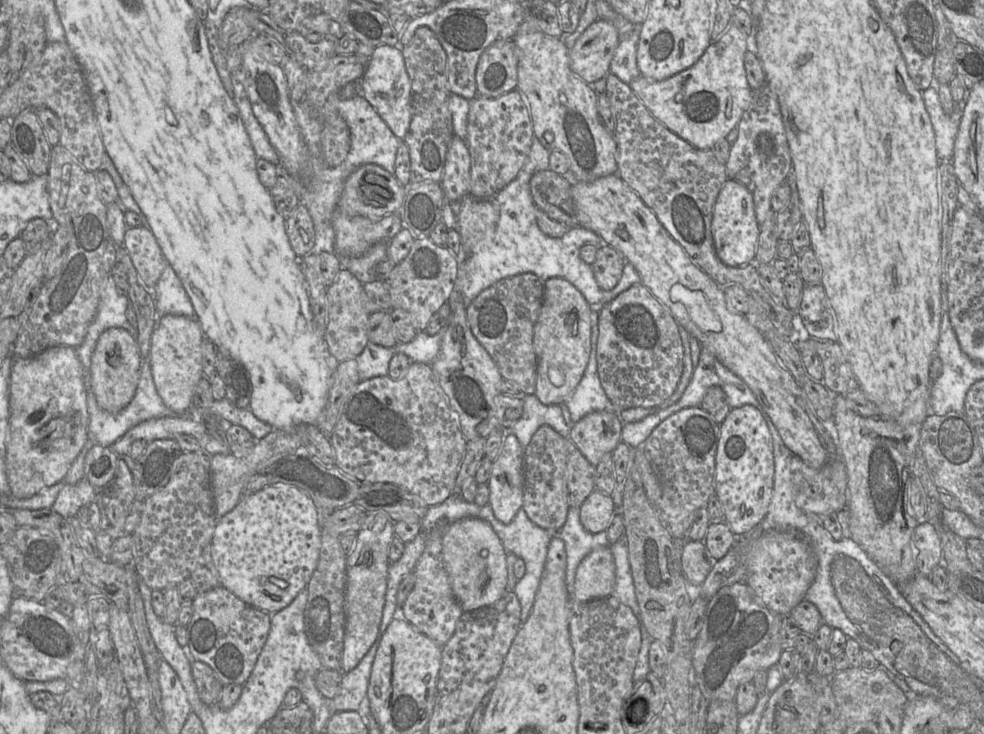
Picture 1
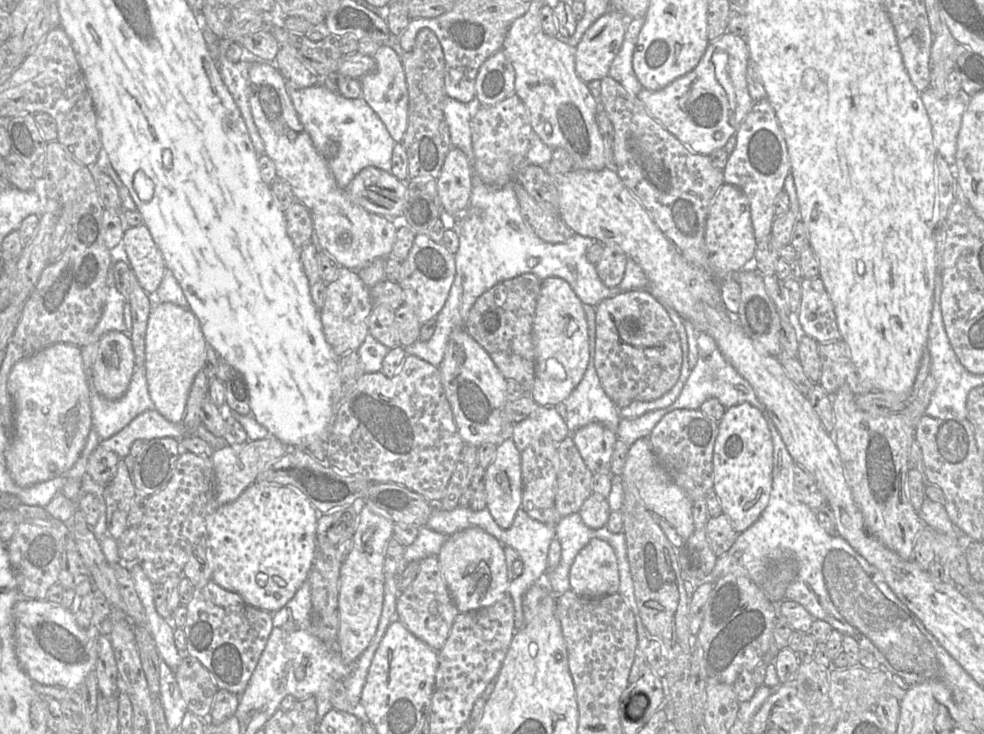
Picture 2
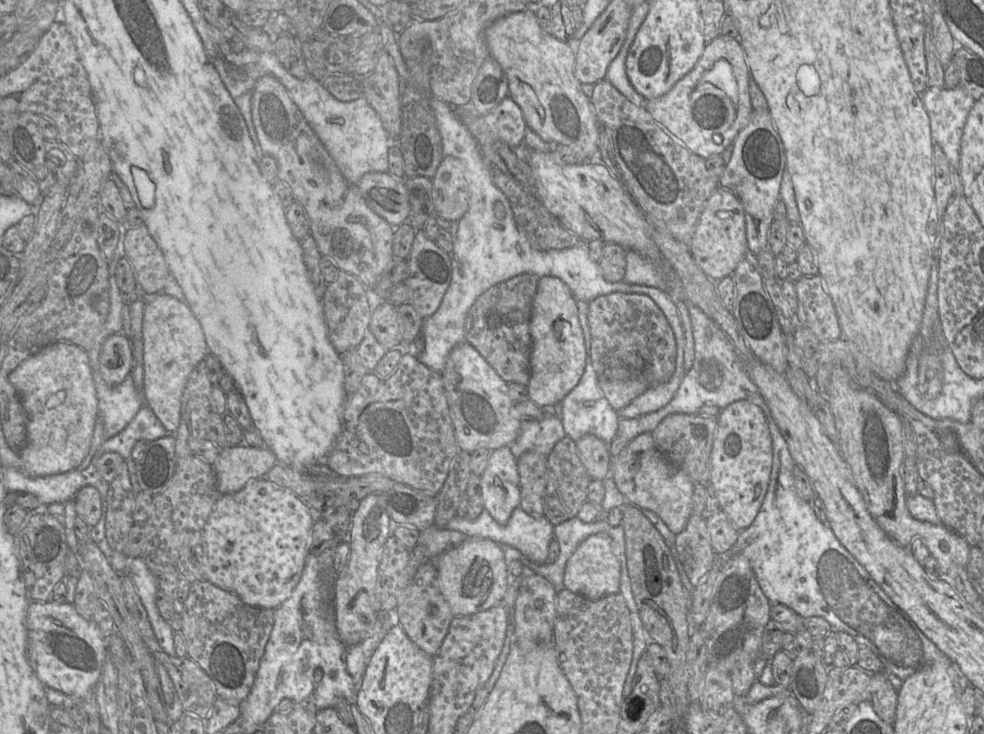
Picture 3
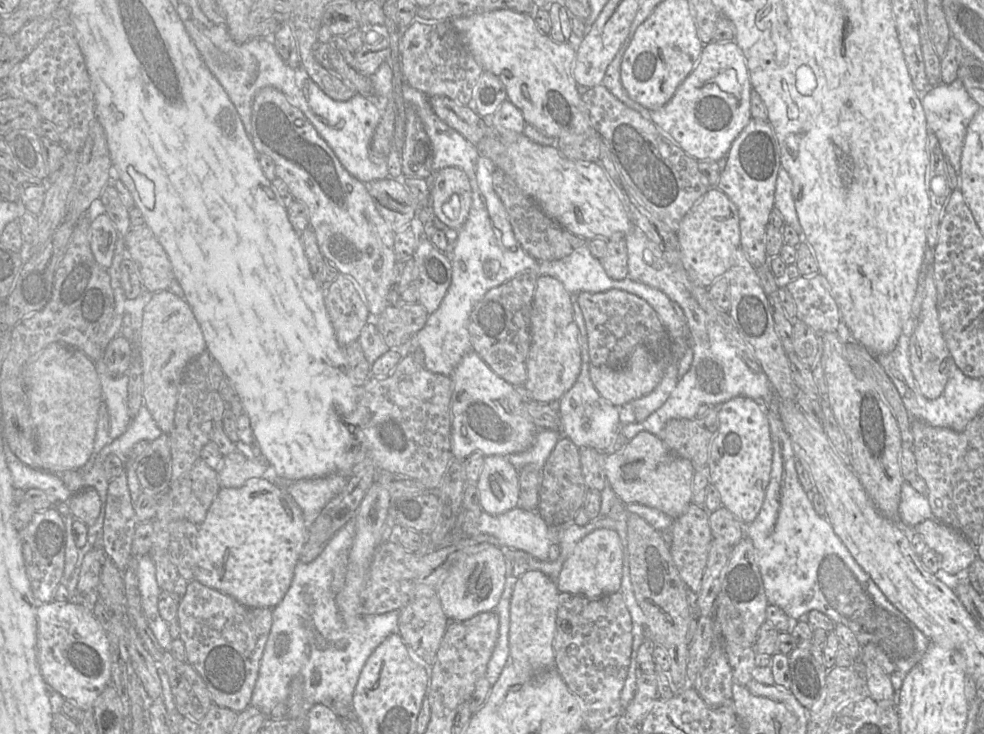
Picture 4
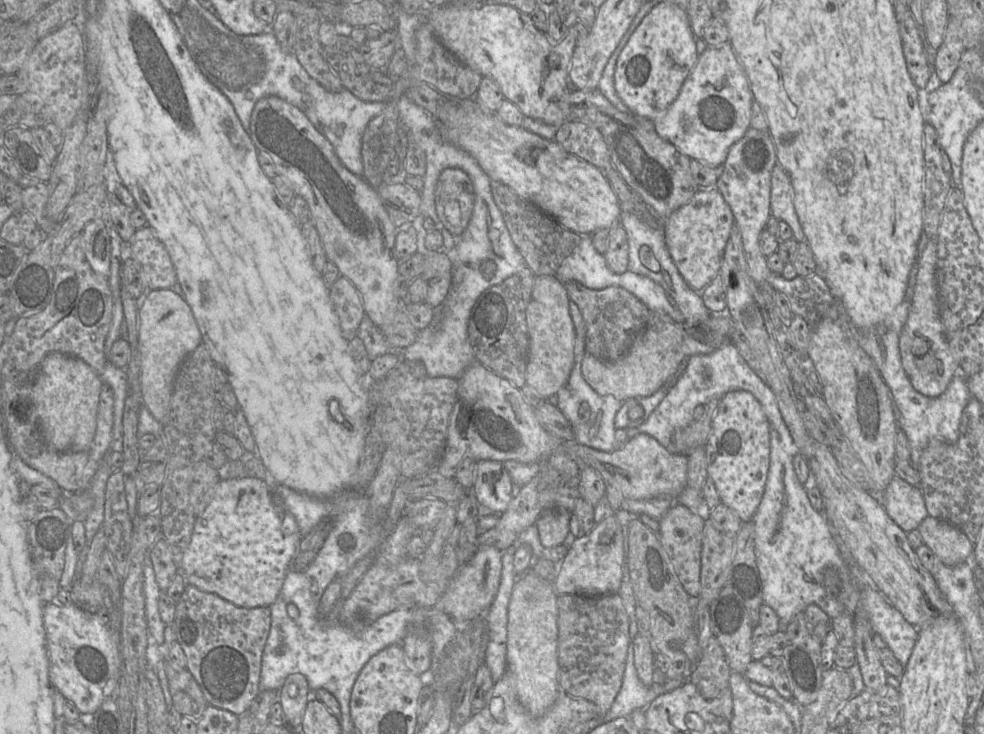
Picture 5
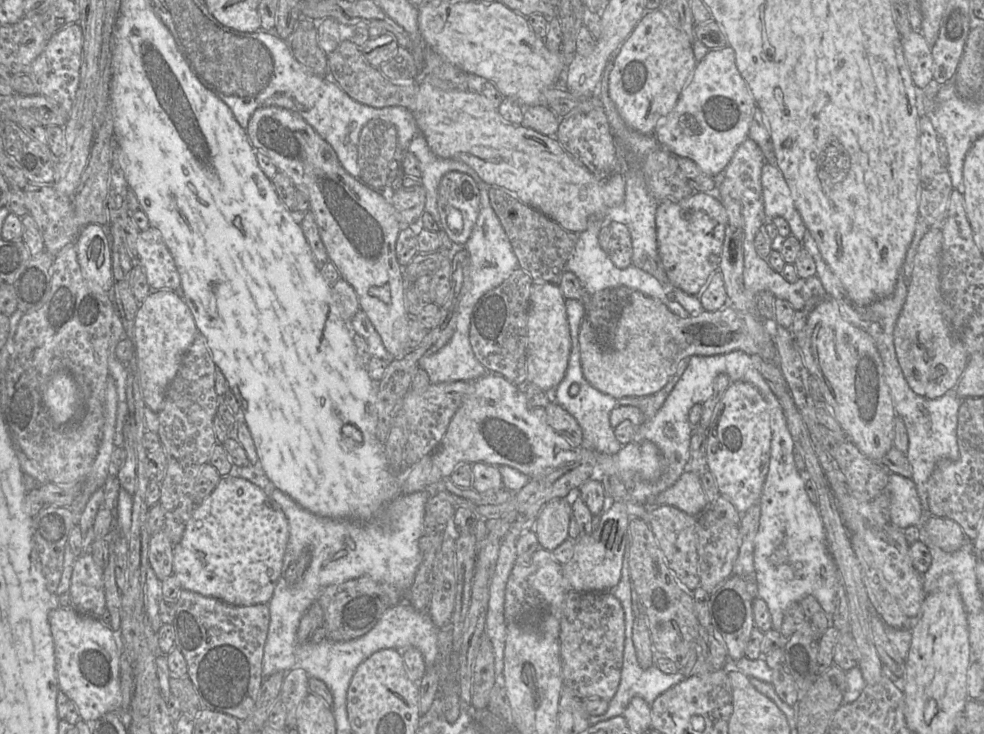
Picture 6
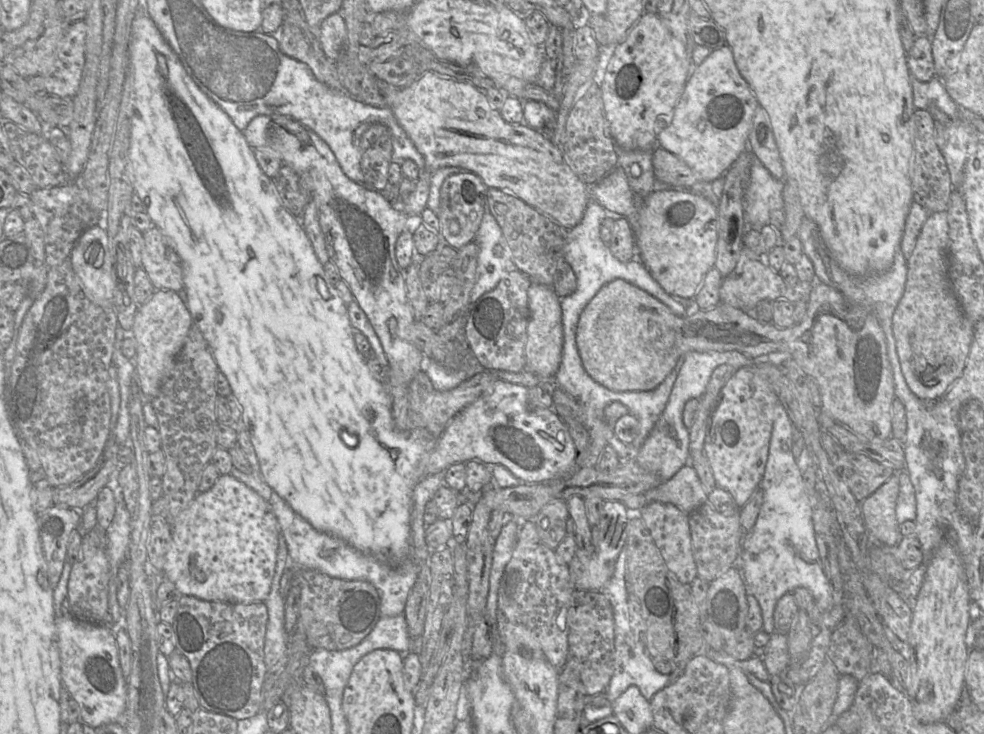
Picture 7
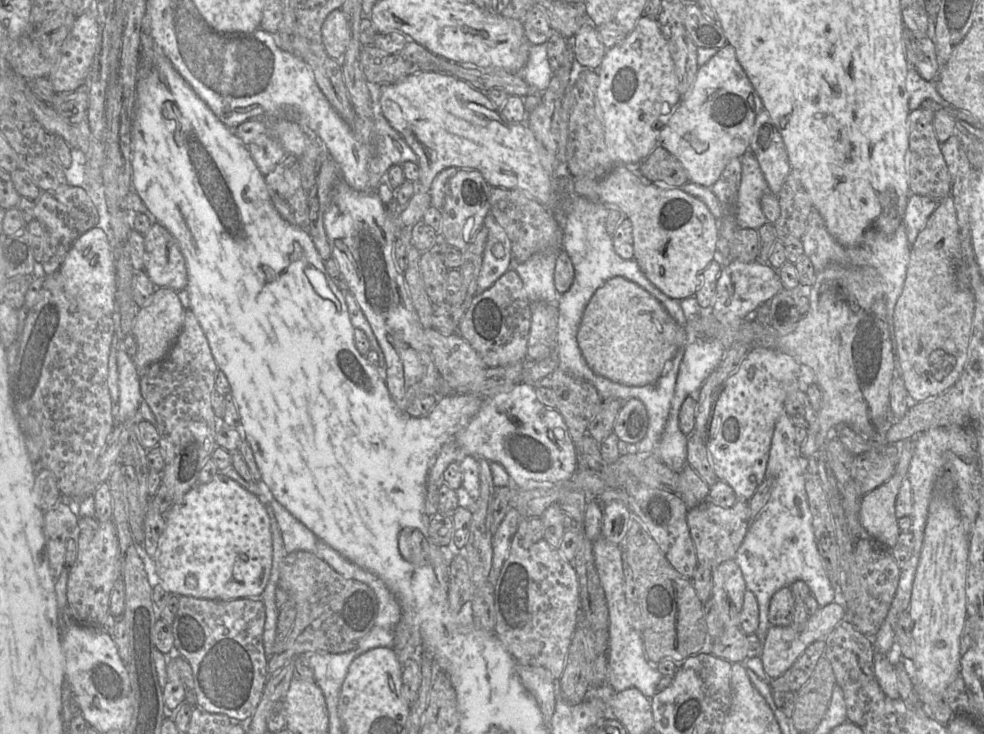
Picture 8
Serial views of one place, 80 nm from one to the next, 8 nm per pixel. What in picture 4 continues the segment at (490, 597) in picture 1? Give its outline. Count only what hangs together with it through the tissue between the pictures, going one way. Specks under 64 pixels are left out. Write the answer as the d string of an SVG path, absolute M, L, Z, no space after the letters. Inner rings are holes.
M498 545L467 556L456 562L438 587L438 596L451 621L466 621L475 615L496 609L506 583L506 558Z

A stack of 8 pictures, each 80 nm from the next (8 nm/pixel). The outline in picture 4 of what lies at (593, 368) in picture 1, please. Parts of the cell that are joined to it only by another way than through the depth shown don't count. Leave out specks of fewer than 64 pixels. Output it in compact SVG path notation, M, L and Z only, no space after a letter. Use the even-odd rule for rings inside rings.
M573 300L573 316L579 329L579 344L581 348L581 371L574 385L559 400L558 413L561 418L561 434L568 437L577 447L592 447L601 452L613 451L617 434L621 431L619 420L619 407L603 398L590 379L590 357L587 353L587 333L584 318L578 308L578 303Z

